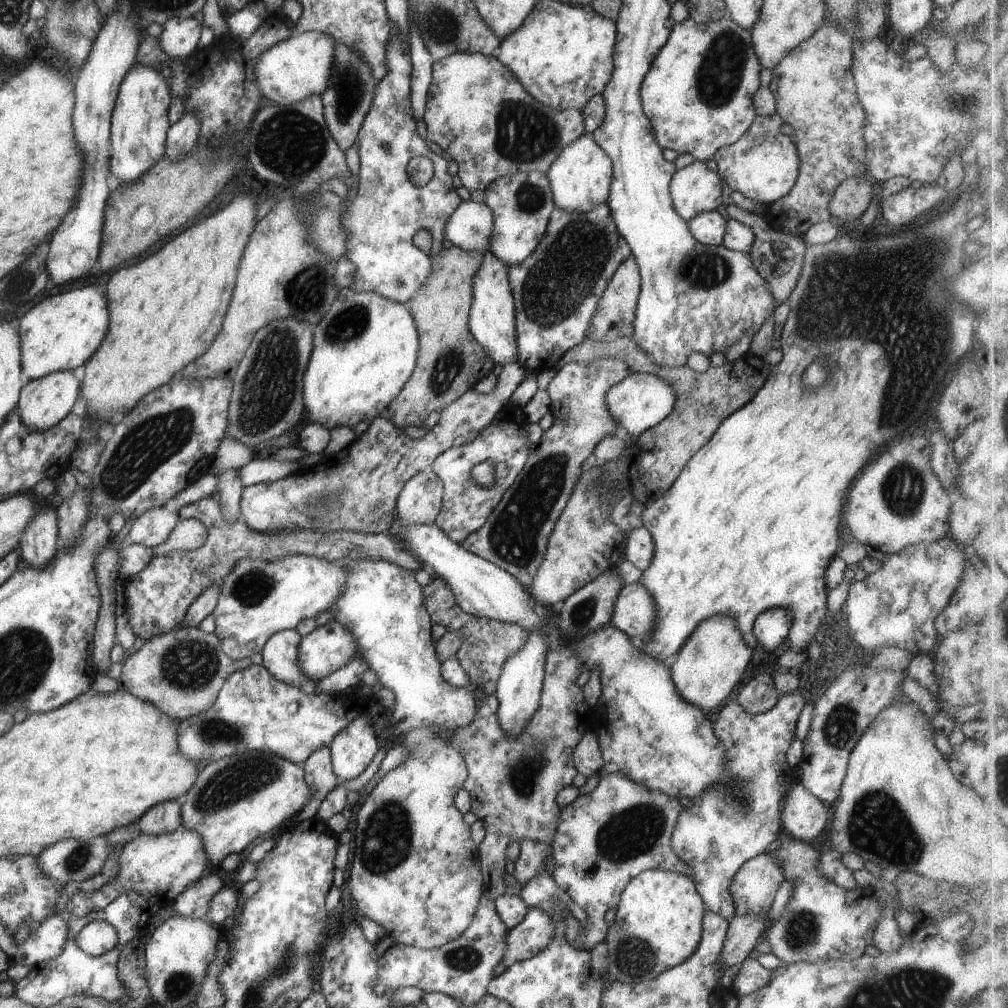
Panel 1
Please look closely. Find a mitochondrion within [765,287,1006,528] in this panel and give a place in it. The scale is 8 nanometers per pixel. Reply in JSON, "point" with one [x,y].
{"point":[903,488]}

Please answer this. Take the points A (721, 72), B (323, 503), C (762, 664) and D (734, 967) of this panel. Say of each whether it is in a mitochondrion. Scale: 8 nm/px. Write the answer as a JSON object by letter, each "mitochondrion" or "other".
{"A":"mitochondrion","B":"mitochondrion","C":"other","D":"other"}

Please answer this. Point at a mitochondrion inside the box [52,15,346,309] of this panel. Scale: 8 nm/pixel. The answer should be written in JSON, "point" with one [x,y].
{"point":[293,143]}

